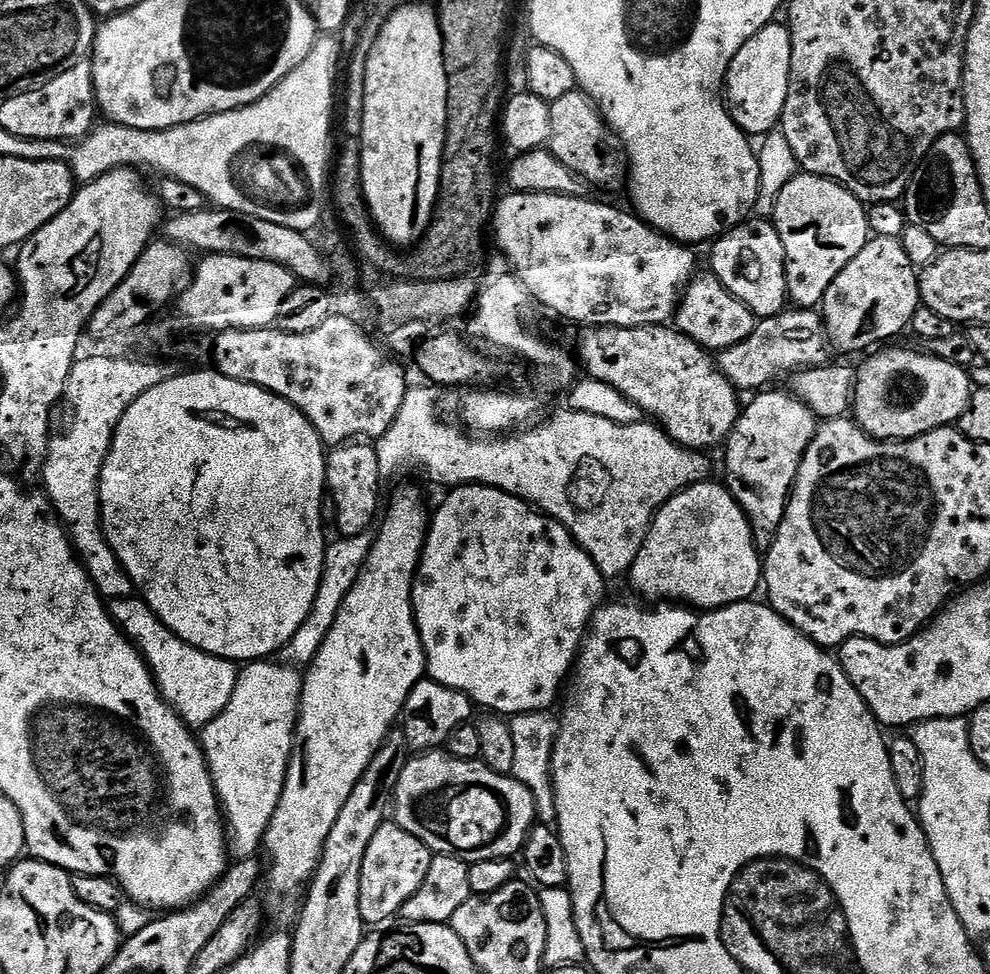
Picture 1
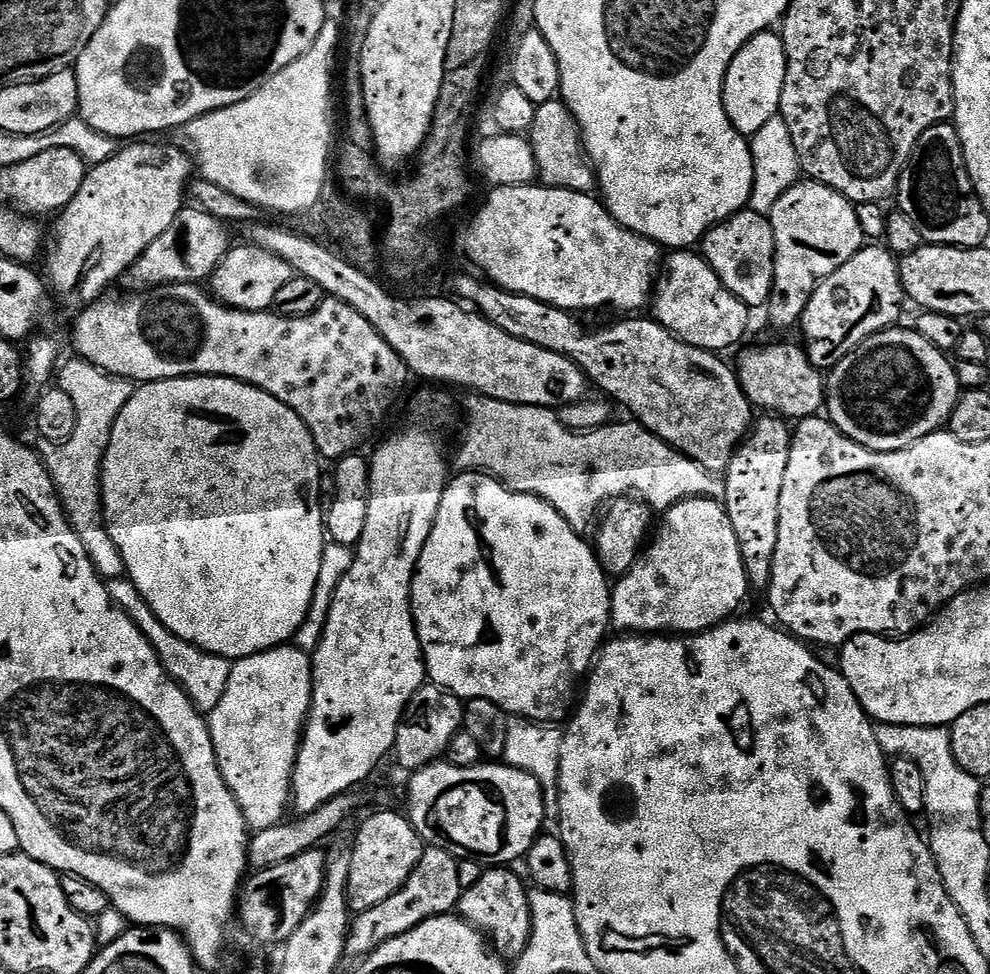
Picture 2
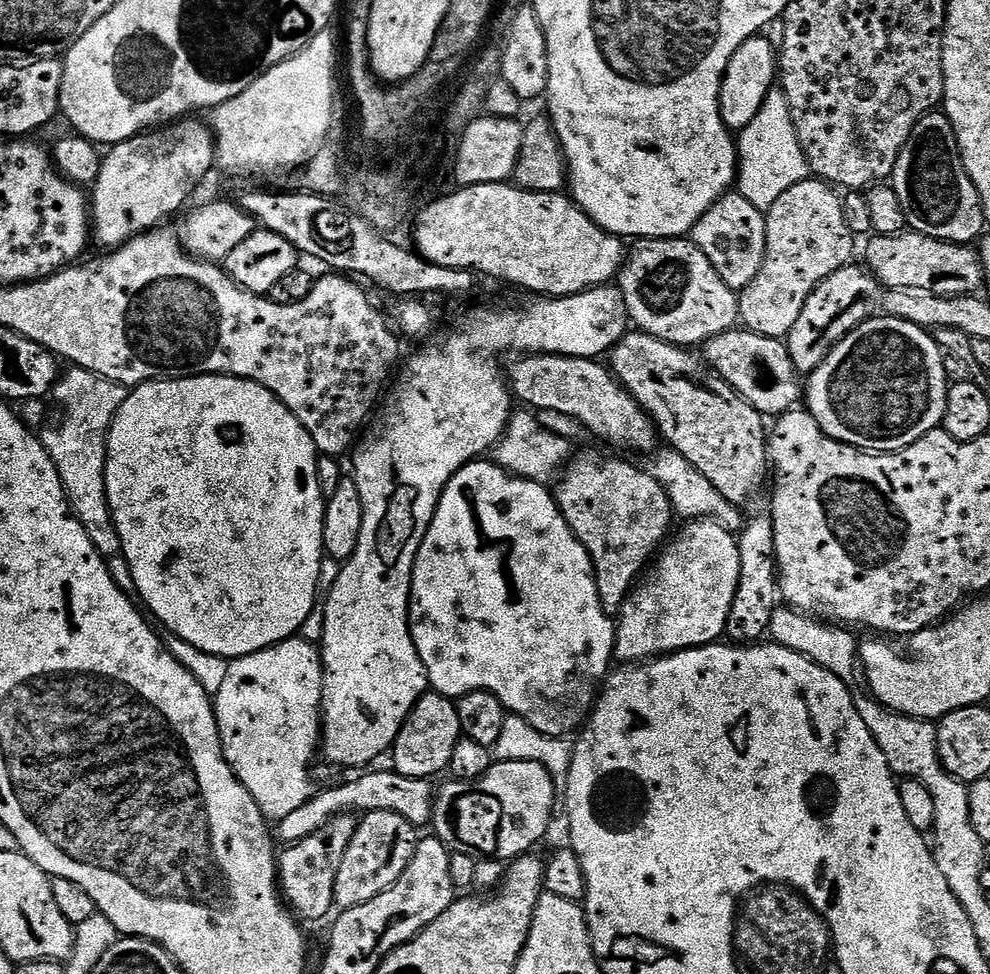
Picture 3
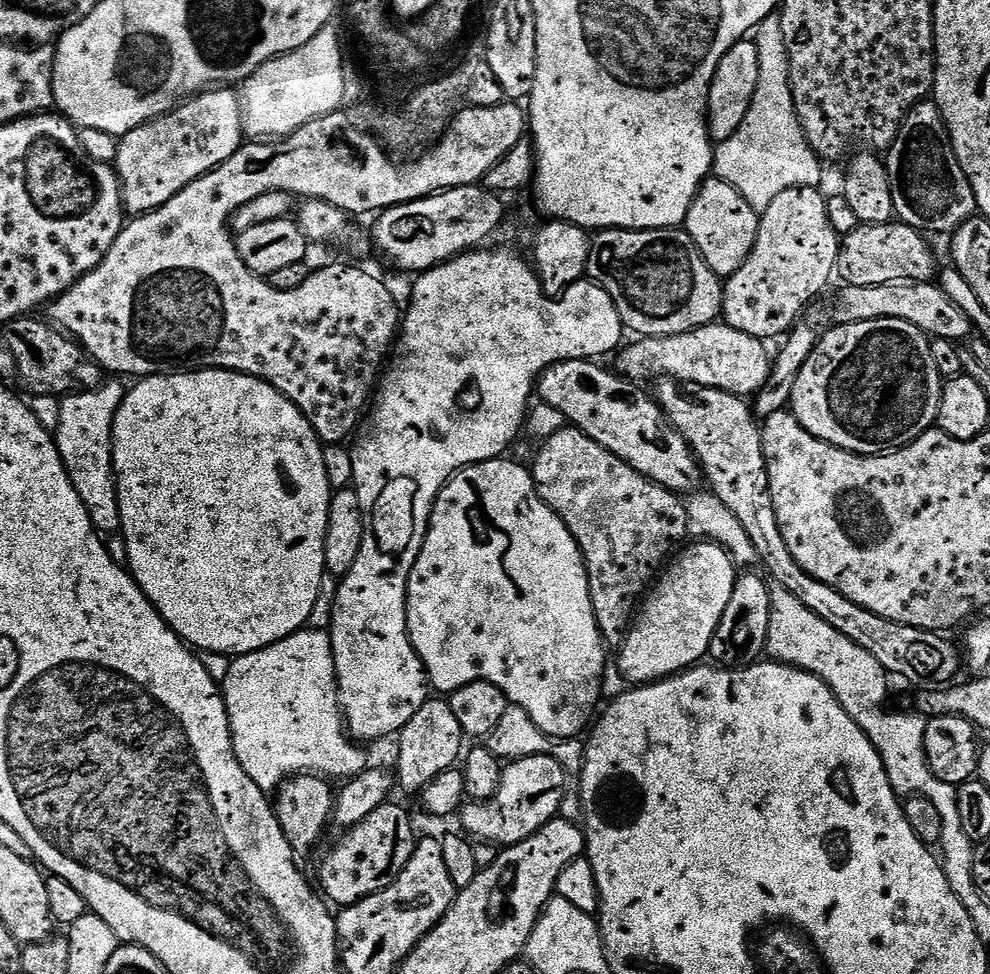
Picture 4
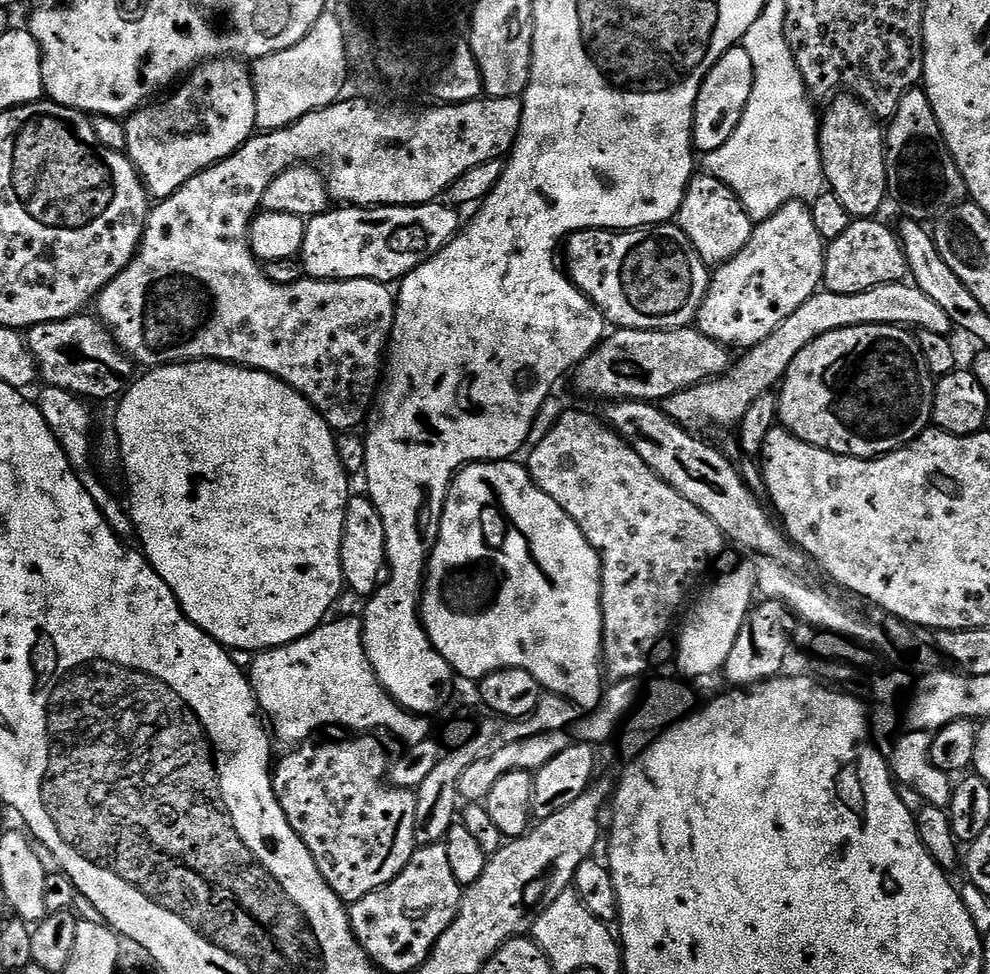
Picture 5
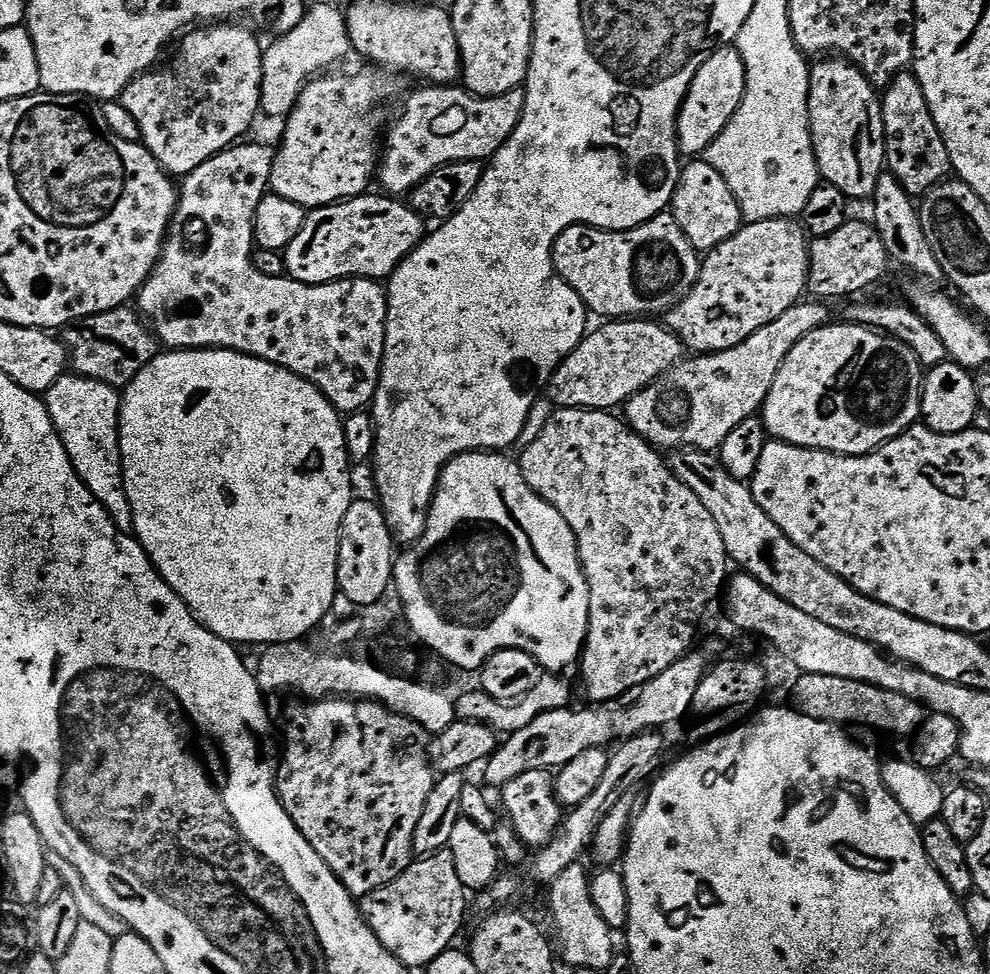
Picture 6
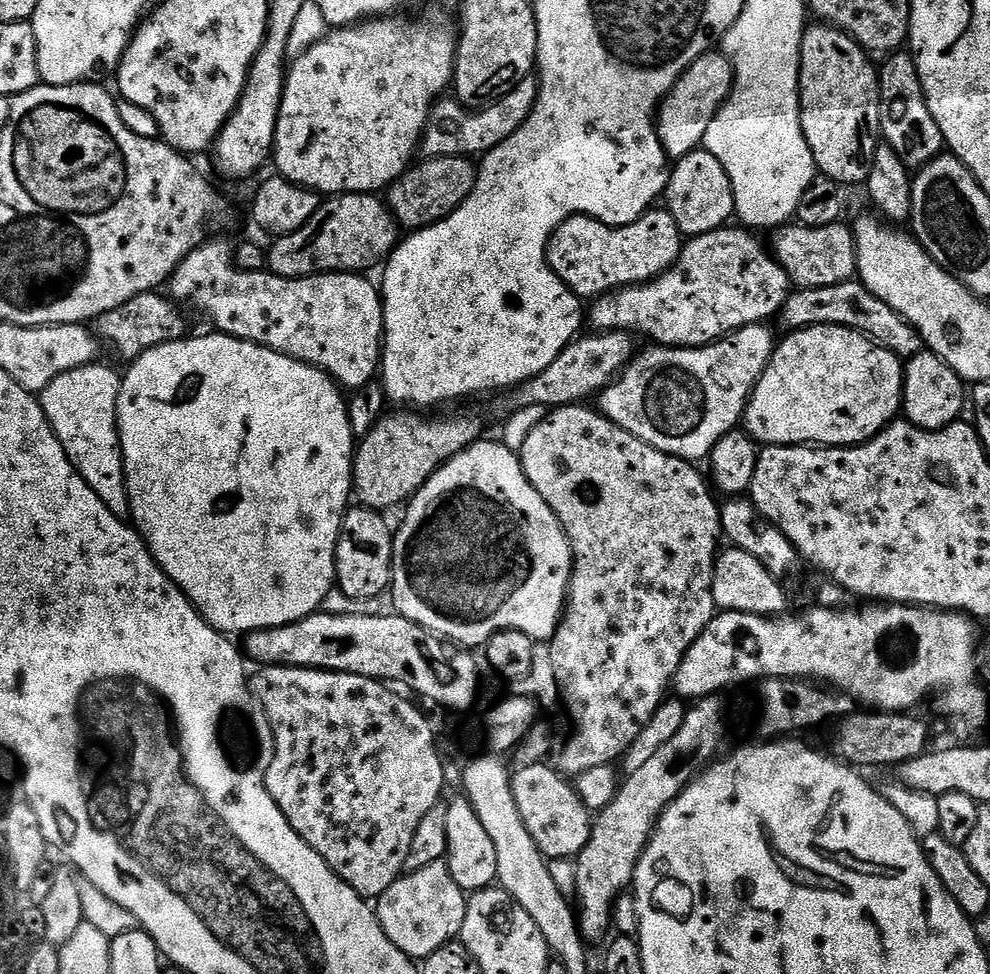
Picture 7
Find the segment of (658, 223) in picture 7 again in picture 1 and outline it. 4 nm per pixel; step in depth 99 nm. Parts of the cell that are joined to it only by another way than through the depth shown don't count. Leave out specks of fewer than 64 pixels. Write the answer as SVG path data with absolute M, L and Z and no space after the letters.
M711 274L700 275L693 275L680 297L680 306L674 317L676 331L689 336L705 350L723 350L750 338L757 326L758 317L738 298L734 298L734 294L730 294L726 286L722 286L718 277Z

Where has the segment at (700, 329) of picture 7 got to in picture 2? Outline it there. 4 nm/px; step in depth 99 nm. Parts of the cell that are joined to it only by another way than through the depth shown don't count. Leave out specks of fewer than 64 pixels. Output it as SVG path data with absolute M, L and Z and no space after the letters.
M796 183L778 198L770 219L774 234L774 282L766 313L774 327L795 329L816 287L834 270L846 266L866 241L862 226L858 226L856 205L825 184Z

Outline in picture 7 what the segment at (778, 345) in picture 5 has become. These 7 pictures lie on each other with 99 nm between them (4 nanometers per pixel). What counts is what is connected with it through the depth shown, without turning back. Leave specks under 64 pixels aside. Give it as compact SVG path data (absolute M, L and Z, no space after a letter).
M767 323L751 324L723 340L717 340L715 344L705 344L702 348L648 346L652 348L633 355L631 364L616 377L609 388L600 393L598 411L610 418L610 422L622 426L622 430L634 434L634 438L666 454L677 456L679 460L700 462L703 456L704 459L711 457L718 438L733 431L743 421L748 399L770 362L778 336L768 327Z

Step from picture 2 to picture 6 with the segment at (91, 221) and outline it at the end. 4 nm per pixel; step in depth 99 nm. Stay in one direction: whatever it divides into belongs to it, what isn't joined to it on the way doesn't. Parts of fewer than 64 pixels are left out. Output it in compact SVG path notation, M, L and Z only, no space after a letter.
M212 22L207 26L193 27L184 33L182 39L179 41L179 44L181 43L180 49L178 49L172 57L169 55L159 66L135 76L132 81L124 87L124 93L118 98L120 104L126 106L126 110L130 110L130 115L133 116L134 122L138 122L140 140L144 147L150 150L150 154L154 154L156 161L162 165L164 171L173 178L189 176L194 170L198 170L198 166L202 166L202 162L206 162L210 158L217 156L219 152L225 152L228 148L233 147L233 145L243 137L240 135L251 126L252 119L255 118L256 112L258 116L258 113L261 111L260 87L262 86L262 62L264 61L265 49L262 47L262 44L260 48L259 42L256 41L255 34L252 33L250 29L243 28L240 24L243 23Z

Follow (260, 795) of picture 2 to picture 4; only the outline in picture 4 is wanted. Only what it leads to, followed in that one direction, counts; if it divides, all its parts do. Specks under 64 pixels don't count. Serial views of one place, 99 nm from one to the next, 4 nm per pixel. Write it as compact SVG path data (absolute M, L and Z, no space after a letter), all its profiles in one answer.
M303 628L262 650L235 657L222 681L222 695L228 711L234 754L242 770L246 770L265 794L275 793L289 776L315 774L347 782L362 771L357 745L346 735L336 687L332 637L325 629Z

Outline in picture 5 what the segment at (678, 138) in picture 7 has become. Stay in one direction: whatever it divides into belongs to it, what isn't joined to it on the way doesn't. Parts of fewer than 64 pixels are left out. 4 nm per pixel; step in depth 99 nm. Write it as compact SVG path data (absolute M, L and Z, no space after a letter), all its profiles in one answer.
M742 46L726 50L726 54L718 58L710 74L706 74L698 90L698 102L694 106L692 123L692 143L697 153L713 152L718 150L718 146L726 146L730 134L738 130L738 122L742 122L746 102L750 102L753 90L754 62L750 62L750 54L746 54Z

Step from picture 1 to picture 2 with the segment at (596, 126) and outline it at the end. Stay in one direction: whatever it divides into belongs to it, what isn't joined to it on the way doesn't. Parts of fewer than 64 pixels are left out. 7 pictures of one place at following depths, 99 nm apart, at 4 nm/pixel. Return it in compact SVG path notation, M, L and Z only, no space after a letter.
M557 98L536 105L532 131L526 139L534 150L534 162L539 183L546 188L569 188L575 192L595 193L598 188L598 173L587 152L580 128L572 116L572 111Z

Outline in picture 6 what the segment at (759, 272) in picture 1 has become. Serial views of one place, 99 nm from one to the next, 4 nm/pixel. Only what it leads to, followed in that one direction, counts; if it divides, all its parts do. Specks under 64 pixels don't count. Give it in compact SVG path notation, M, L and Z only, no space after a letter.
M702 158L689 159L681 167L672 195L670 215L676 219L682 234L686 234L686 238L700 254L714 250L714 246L726 242L726 238L734 238L734 234L738 234L745 223L730 186L726 186L726 178L722 178L722 174Z

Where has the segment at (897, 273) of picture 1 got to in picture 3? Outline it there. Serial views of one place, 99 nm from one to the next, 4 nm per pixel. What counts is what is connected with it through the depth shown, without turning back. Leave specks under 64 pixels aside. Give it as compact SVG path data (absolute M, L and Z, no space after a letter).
M839 268L812 291L810 298L806 298L806 306L802 306L798 322L794 322L786 337L788 353L797 373L812 373L828 357L835 344L846 338L846 334L877 315L882 300L882 285L871 272L860 268Z

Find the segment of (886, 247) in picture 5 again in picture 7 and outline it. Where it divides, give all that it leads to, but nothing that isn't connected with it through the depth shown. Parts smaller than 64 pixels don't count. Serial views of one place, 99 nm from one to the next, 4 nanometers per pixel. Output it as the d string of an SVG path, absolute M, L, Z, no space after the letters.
M799 222L775 229L774 255L783 264L788 277L797 289L838 286L857 275L856 233L847 223L805 228Z

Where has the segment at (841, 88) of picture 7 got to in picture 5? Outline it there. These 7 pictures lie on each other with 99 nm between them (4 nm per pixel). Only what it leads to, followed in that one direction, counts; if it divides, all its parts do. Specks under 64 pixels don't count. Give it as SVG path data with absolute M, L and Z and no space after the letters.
M851 94L833 95L827 104L828 109L818 120L820 161L827 187L854 218L875 217L884 200L889 199L885 129L878 117Z

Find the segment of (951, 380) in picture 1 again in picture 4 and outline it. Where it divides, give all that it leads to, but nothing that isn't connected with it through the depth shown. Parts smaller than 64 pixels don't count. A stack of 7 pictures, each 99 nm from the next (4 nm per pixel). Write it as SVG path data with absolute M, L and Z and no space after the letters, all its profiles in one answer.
M874 318L870 322L836 324L816 341L810 358L798 370L790 411L814 438L862 456L883 454L917 440L936 423L942 377L932 357L929 337L902 318Z

